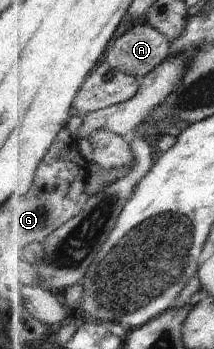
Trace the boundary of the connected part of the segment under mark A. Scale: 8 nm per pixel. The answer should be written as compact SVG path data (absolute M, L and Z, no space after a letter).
M139 23L118 37L105 61L124 74L143 79L172 52L172 43L149 23Z

